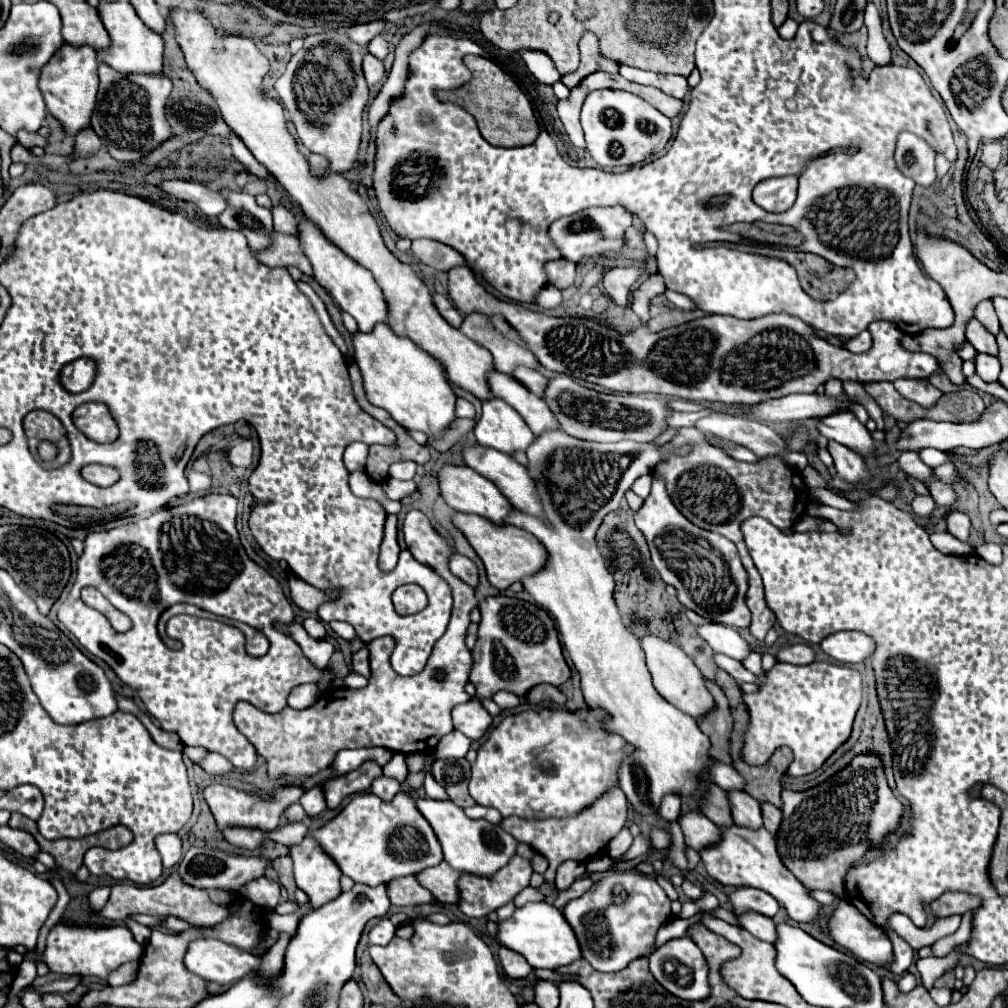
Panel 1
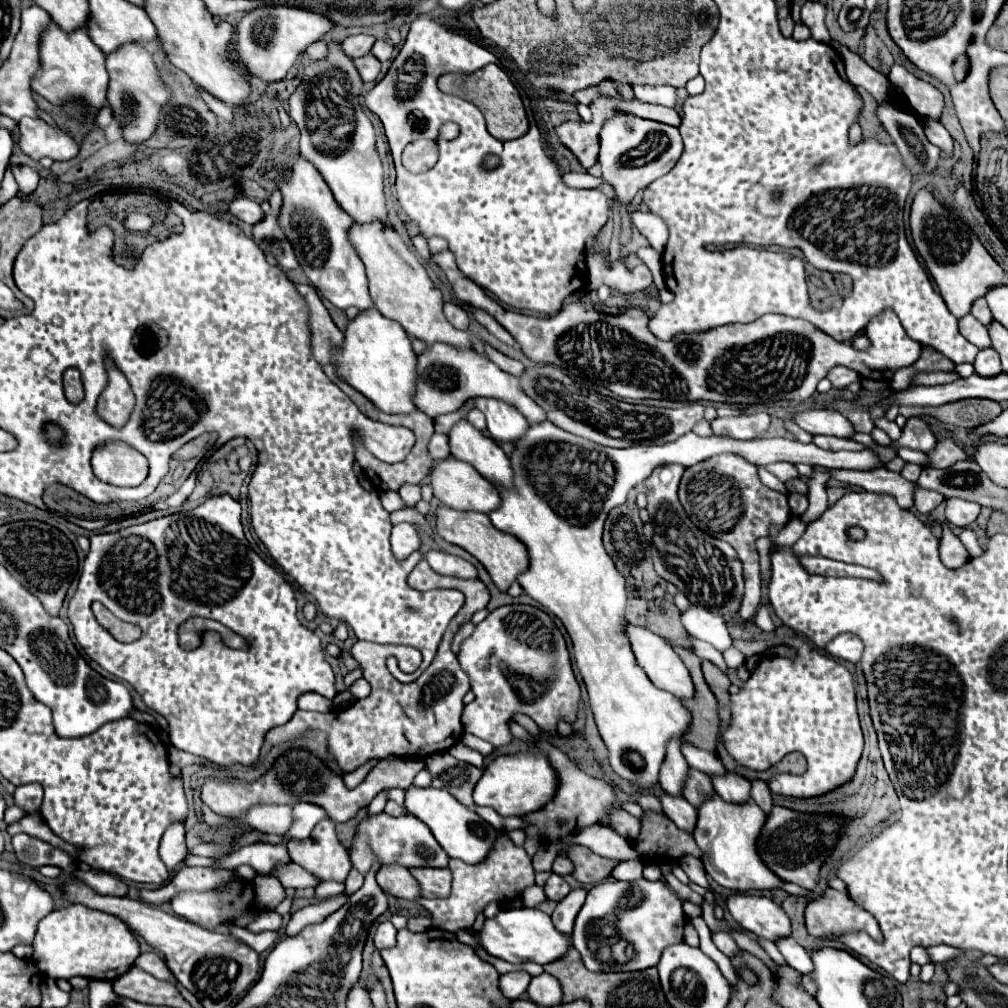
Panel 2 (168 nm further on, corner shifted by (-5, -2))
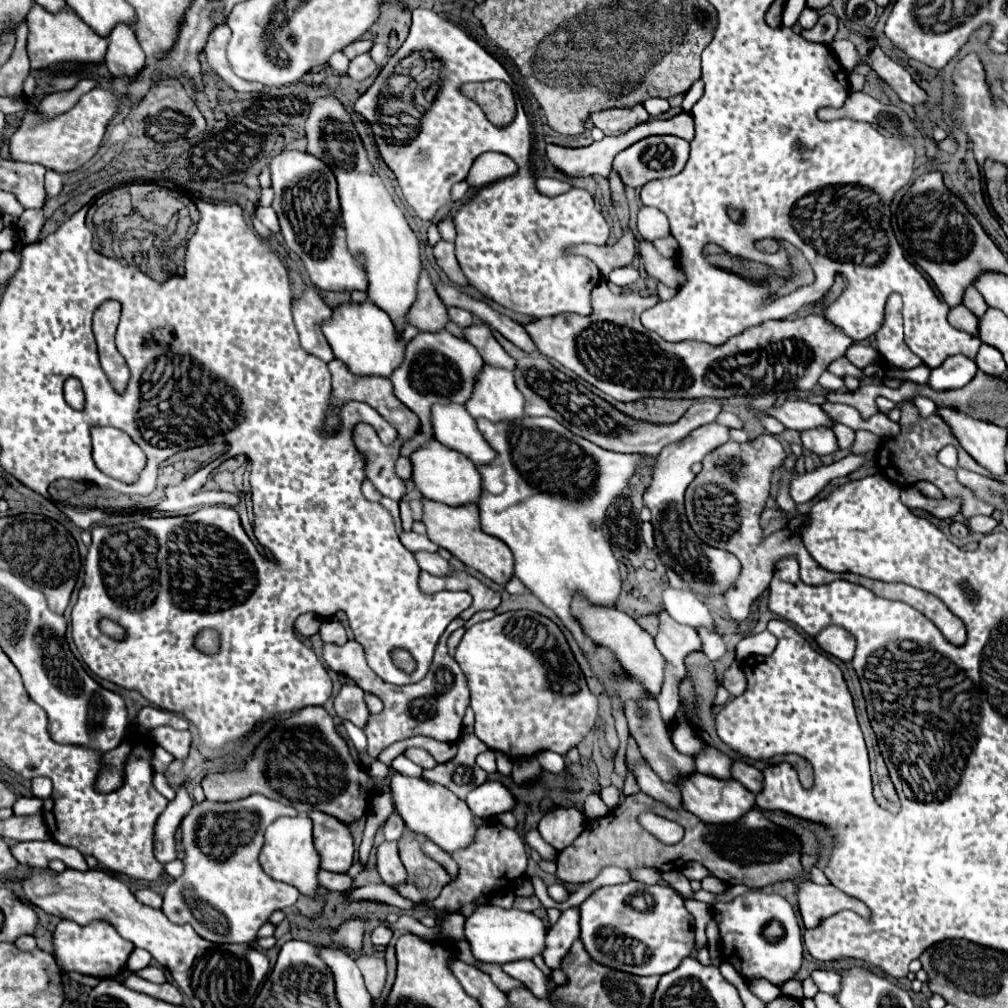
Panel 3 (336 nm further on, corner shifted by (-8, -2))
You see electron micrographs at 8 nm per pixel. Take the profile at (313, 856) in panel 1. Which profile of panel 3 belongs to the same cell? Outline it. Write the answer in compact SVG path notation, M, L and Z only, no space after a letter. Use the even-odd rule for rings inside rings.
M311 812L313 842L321 858L321 868L329 872L347 872L353 864L353 838L349 828L335 816Z

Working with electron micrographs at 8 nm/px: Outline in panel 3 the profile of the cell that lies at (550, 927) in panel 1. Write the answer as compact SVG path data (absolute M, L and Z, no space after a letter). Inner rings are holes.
M483 904L465 920L465 936L471 944L473 956L477 960L503 966L507 962L533 960L535 956L543 954L547 926L533 912L523 912L517 908L505 910L505 908L497 908L493 904Z

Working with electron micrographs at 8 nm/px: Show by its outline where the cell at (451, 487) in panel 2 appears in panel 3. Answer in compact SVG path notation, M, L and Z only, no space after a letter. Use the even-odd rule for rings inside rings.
M431 440L425 448L419 448L417 452L411 454L411 462L413 462L413 482L425 498L443 502L447 506L463 506L479 500L481 474L477 466L463 454L449 450L447 446L441 446L437 440Z

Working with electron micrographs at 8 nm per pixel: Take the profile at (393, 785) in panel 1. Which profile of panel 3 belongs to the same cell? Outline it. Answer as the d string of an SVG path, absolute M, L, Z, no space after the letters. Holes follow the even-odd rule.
M393 812L383 828L385 828L385 840L389 840L389 842L391 840L399 840L403 830L405 830L405 822L403 822L403 818L397 812Z

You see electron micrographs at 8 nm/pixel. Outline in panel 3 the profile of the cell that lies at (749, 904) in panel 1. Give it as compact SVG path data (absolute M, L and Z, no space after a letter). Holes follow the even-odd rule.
M745 894L737 896L735 900L727 904L715 904L713 906L713 918L719 924L721 942L723 942L723 960L733 964L735 970L745 978L767 978L773 984L783 984L785 980L793 978L793 974L801 966L803 958L803 940L797 916L791 908L791 904L777 896L777 894ZM771 920L777 920L783 928L781 936L769 938L765 934L765 928Z

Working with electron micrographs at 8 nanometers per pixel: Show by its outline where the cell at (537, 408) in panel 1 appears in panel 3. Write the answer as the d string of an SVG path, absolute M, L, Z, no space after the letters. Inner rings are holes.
M441 330L437 334L431 332L419 332L405 350L403 364L391 374L393 392L395 396L411 408L419 420L421 420L421 432L409 440L401 448L403 456L409 456L415 452L415 448L427 446L427 442L433 440L433 424L431 424L431 406L433 404L465 404L475 388L475 378L479 376L483 368L483 358L473 348L473 344L467 344L463 338L455 338L447 330Z

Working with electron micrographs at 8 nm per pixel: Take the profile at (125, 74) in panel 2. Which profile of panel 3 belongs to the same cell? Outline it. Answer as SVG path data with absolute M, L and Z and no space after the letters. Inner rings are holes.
M119 24L119 28L115 28L115 32L107 40L109 40L109 48L107 48L105 64L111 76L113 78L137 76L145 66L145 54L141 50L141 44L133 28Z

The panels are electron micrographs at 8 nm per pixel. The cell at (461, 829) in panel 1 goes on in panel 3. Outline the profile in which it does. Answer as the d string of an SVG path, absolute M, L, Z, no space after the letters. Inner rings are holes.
M395 774L391 782L391 794L395 802L395 810L403 816L409 830L427 836L439 848L453 854L457 850L469 848L477 838L477 822L465 800L459 800L453 792L439 784L431 784L423 778L409 778L403 774Z

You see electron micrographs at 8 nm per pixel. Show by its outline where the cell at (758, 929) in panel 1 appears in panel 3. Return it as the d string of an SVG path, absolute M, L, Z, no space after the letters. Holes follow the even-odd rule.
M813 970L811 978L821 992L827 992L831 996L835 996L835 992L839 992L839 974L837 972L833 972L833 970Z

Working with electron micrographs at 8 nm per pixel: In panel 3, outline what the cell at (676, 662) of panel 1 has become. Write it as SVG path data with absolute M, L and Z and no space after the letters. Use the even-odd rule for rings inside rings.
M575 598L573 600L573 614L575 618L581 622L583 630L599 644L611 648L617 656L619 662L623 664L623 670L627 670L629 674L637 676L649 690L651 694L659 694L661 686L663 686L663 676L665 676L665 658L661 656L661 652L655 648L655 640L649 632L645 632L631 616L623 614L617 608L599 608L599 606L591 606L587 604L583 598Z

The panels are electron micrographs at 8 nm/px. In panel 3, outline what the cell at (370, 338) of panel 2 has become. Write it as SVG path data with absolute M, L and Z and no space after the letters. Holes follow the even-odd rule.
M373 302L363 304L341 304L333 310L333 316L323 324L323 334L335 354L353 376L381 376L389 378L395 368L403 364L405 358L405 342L399 338L395 324Z

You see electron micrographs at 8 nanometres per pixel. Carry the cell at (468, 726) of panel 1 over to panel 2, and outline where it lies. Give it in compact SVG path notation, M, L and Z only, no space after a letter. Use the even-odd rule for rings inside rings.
M502 606L476 624L458 652L460 668L470 676L474 702L464 706L464 732L494 746L512 742L510 722L516 714L530 716L540 730L556 734L560 720L574 724L578 718L580 686L574 678L564 636L552 618L534 606Z

